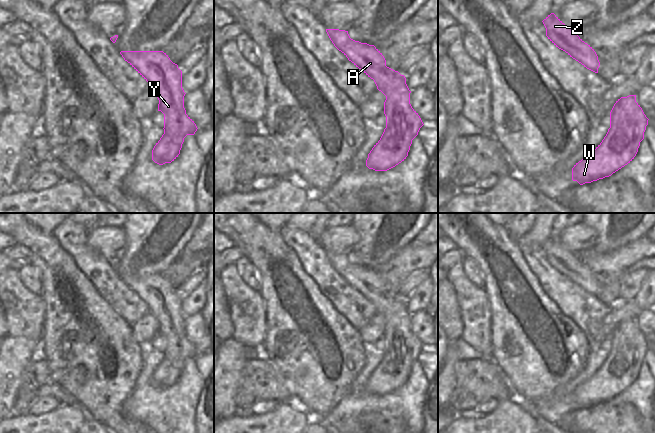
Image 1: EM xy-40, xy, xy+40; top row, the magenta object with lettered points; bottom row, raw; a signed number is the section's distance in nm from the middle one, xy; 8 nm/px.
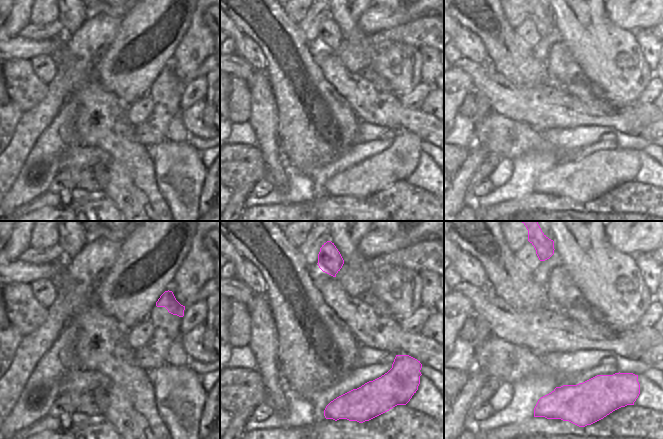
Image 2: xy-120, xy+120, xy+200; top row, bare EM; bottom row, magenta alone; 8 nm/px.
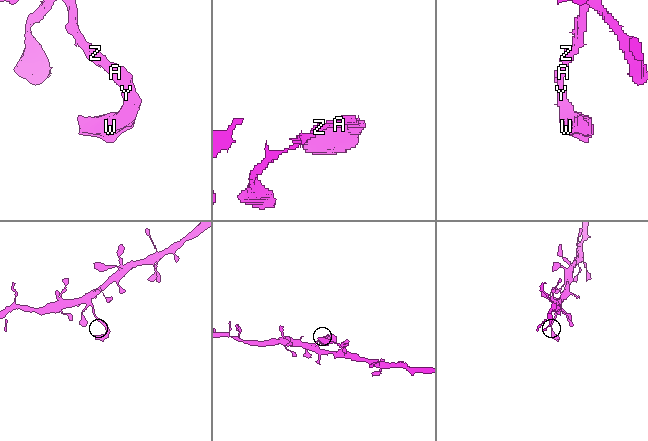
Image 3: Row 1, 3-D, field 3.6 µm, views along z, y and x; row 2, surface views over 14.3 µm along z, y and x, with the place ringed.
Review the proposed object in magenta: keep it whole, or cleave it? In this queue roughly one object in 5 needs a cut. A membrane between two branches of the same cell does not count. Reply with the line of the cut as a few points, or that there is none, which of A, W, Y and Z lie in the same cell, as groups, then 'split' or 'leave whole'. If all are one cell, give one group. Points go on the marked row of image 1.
no cut; A W Y Z; leave whole

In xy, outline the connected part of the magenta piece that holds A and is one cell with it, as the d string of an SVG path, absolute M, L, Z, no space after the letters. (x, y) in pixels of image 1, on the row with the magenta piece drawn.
M326 29L326 32L334 46L373 79L377 89L386 96L386 128L368 154L366 166L387 171L406 159L412 140L424 125L410 104L411 91L406 78L386 66L384 56L374 45L351 39L345 30Z

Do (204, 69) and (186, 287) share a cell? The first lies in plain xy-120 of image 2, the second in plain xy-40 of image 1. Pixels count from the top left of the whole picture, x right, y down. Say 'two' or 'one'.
one

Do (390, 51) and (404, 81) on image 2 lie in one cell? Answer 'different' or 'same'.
same

